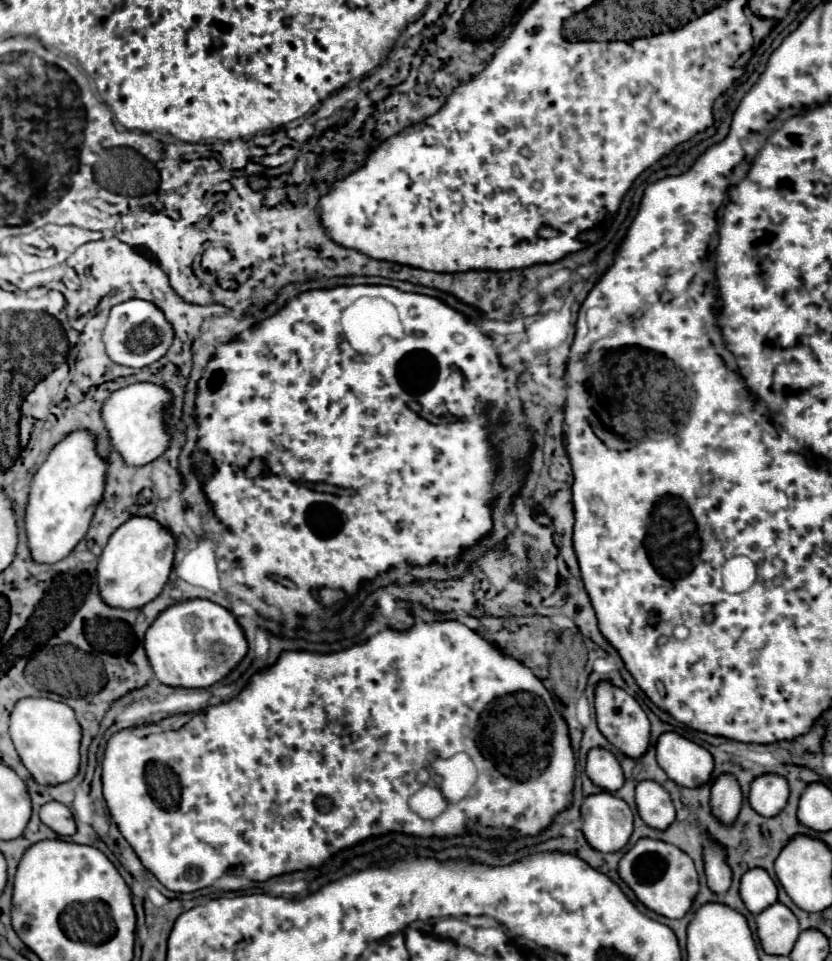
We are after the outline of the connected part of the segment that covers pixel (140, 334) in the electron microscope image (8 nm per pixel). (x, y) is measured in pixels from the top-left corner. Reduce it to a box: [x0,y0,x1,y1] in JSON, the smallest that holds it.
[102,300,172,368]

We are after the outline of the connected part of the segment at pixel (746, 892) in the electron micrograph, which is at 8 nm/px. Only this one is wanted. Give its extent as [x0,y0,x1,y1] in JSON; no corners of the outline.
[740,868,778,914]

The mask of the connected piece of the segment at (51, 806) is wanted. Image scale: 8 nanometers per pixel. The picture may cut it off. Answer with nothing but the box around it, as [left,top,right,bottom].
[40,802,76,836]

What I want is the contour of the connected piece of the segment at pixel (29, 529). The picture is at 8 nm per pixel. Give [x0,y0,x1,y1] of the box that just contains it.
[24,430,106,564]

